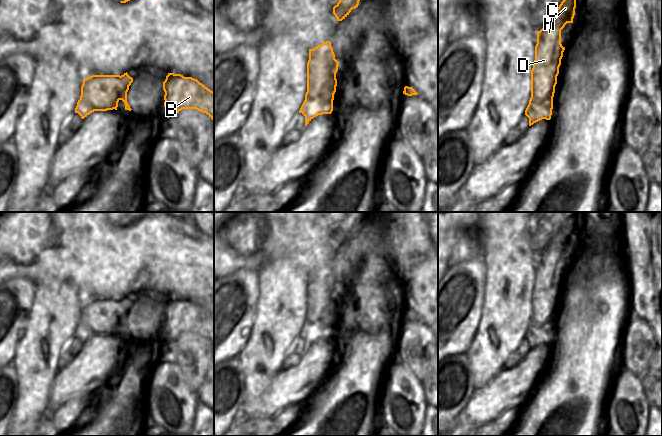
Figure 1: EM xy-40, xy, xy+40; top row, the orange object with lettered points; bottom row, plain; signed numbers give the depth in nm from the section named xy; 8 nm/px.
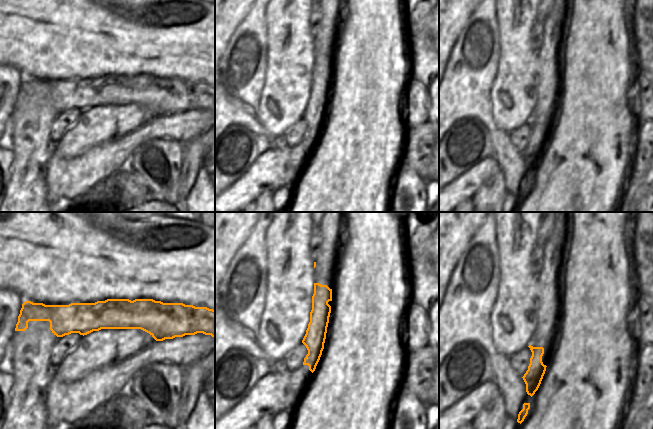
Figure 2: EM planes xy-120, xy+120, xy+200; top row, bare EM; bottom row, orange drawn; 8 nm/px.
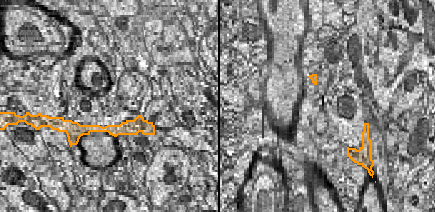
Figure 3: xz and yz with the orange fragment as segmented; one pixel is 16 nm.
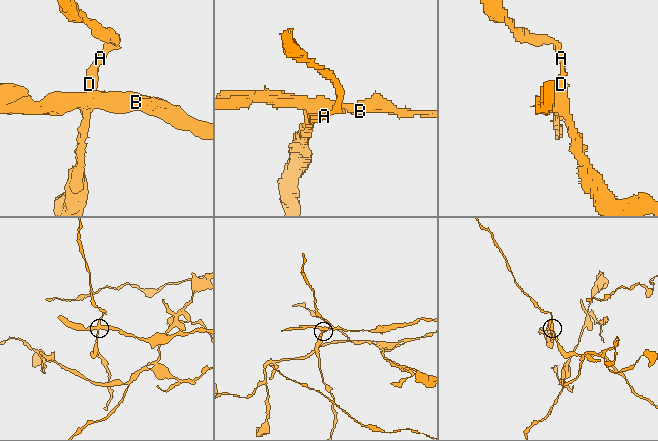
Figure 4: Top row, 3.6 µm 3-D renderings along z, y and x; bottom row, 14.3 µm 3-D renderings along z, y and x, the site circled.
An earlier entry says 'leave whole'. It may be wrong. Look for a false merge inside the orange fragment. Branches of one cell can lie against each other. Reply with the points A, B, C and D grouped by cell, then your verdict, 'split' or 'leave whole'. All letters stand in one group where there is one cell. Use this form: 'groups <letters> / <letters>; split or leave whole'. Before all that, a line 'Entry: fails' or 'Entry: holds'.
Entry: fails
groups A C D / B; split

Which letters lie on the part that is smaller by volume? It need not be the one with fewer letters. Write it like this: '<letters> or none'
A, C, D

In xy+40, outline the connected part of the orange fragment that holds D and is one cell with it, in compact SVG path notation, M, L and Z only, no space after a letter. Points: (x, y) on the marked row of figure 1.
M563 0L545 26L540 31L537 31L535 60L531 70L531 98L525 110L525 115L529 118L529 126L542 119L551 119L554 97L551 90L555 89L557 84L559 67L565 50L565 47L561 44L561 30L567 23L573 23L575 8L576 0Z

